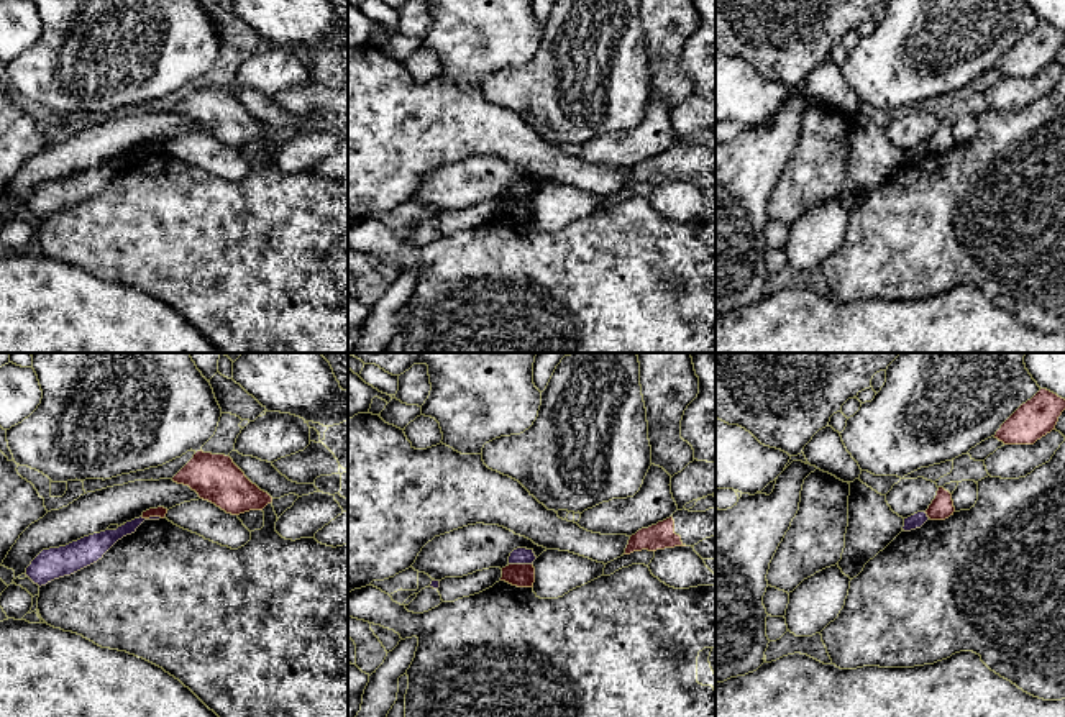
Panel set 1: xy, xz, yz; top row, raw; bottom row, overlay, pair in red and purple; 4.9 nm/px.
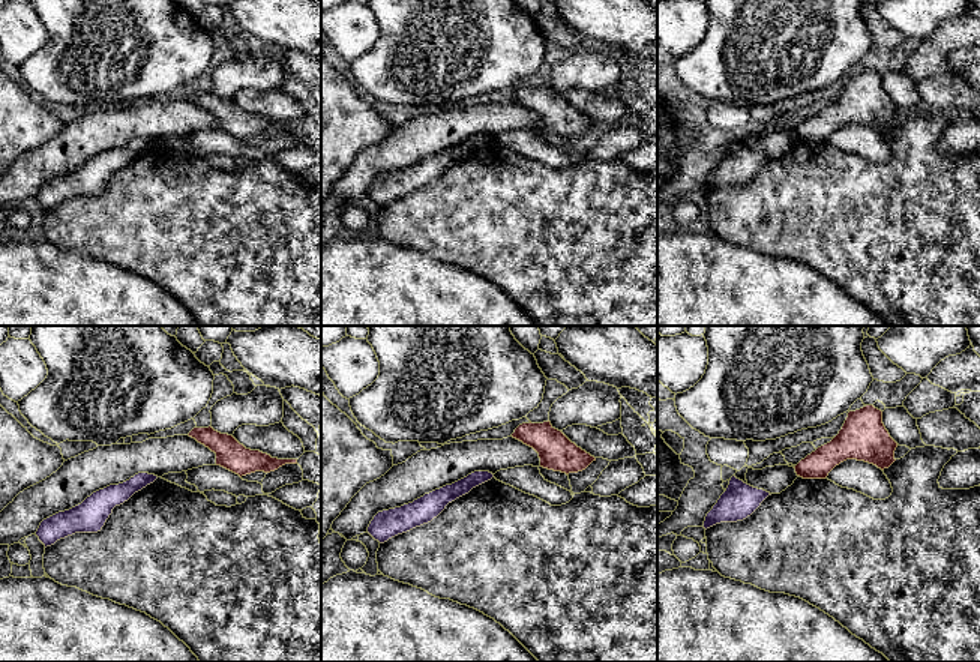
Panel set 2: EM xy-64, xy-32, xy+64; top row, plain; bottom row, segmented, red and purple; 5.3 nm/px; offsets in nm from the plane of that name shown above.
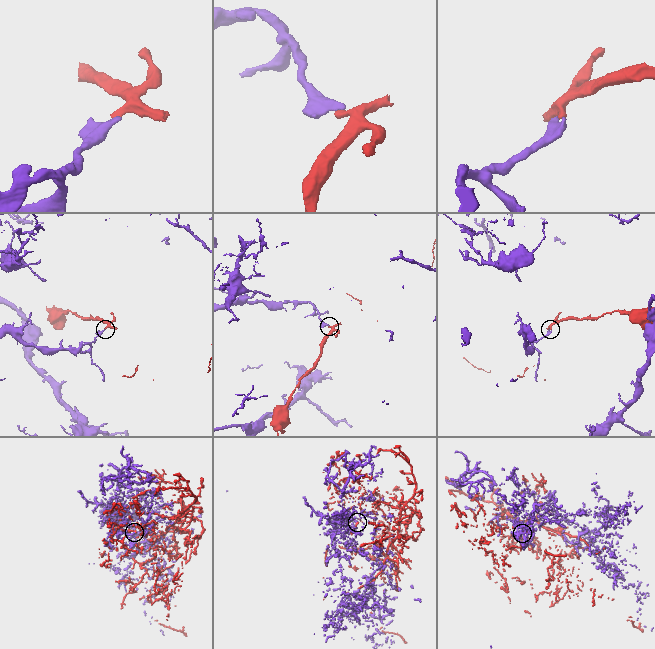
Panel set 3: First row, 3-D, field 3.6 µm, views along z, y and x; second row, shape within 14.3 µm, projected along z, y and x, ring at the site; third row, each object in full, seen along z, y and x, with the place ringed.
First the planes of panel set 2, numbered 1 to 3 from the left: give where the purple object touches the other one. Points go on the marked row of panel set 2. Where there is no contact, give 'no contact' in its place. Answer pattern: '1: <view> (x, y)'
1: no contact
2: no contact
3: no contact

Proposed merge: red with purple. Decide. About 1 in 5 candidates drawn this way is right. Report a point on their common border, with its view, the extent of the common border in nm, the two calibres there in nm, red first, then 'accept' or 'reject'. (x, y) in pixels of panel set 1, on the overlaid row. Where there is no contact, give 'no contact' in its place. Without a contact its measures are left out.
xz (521, 565) | 120 nm | 110/80 nm | reject

